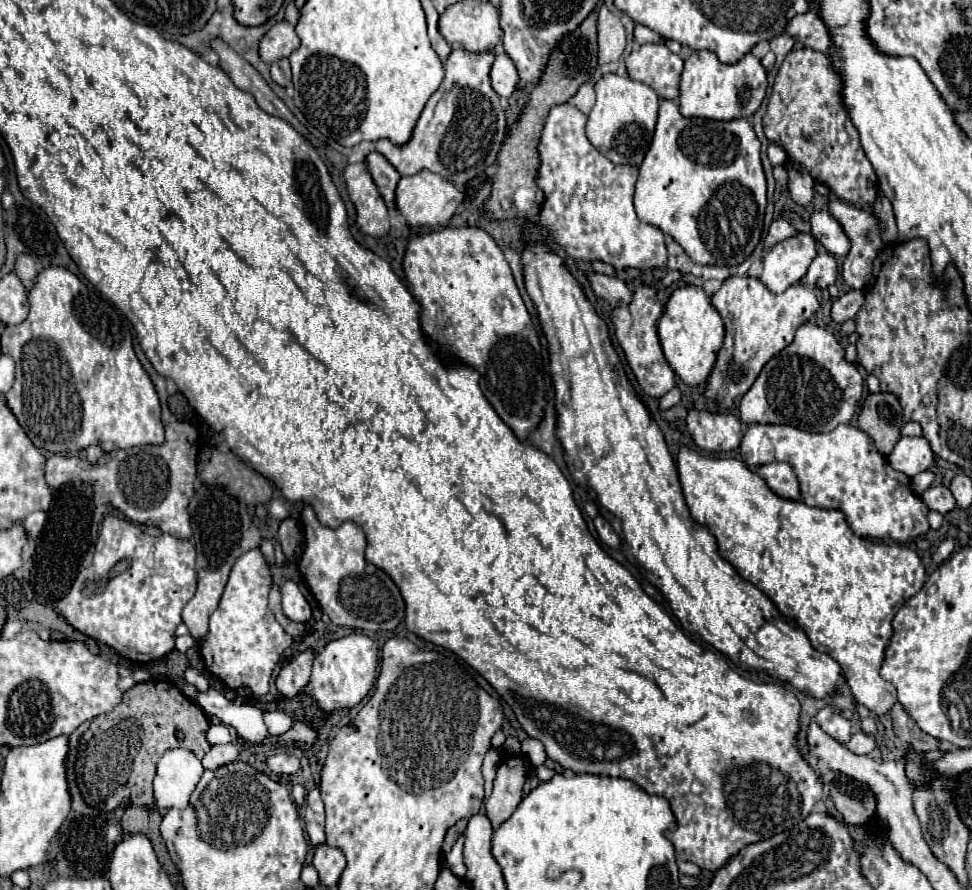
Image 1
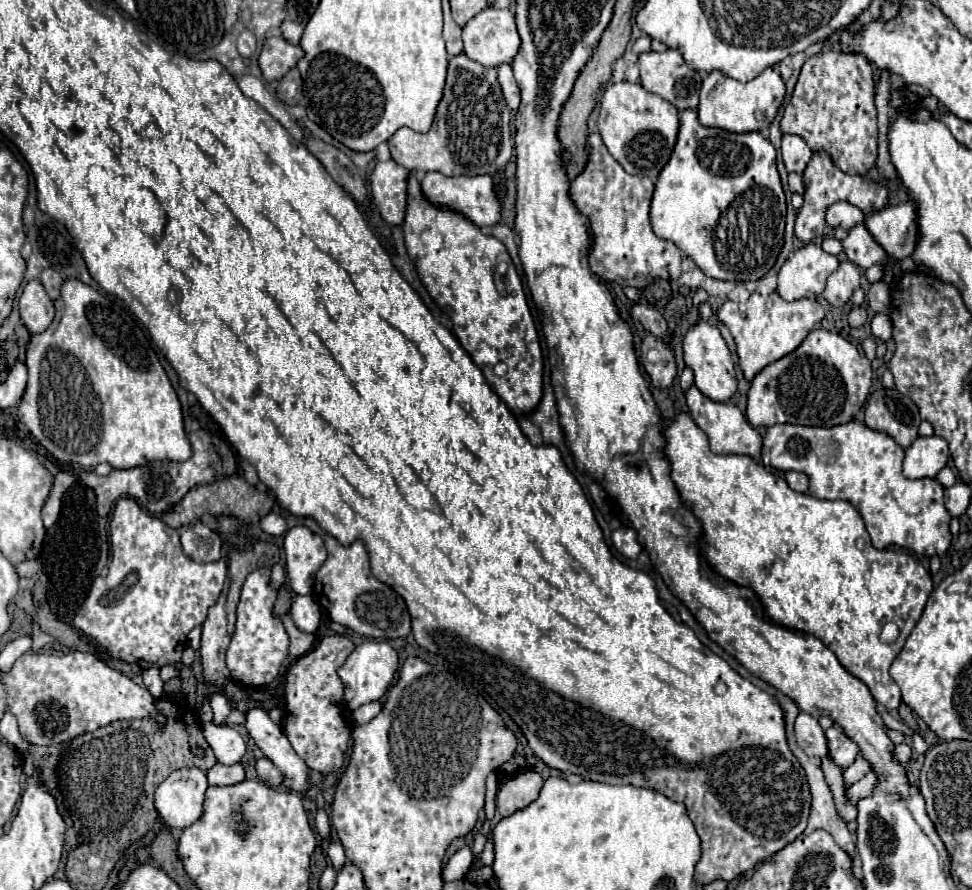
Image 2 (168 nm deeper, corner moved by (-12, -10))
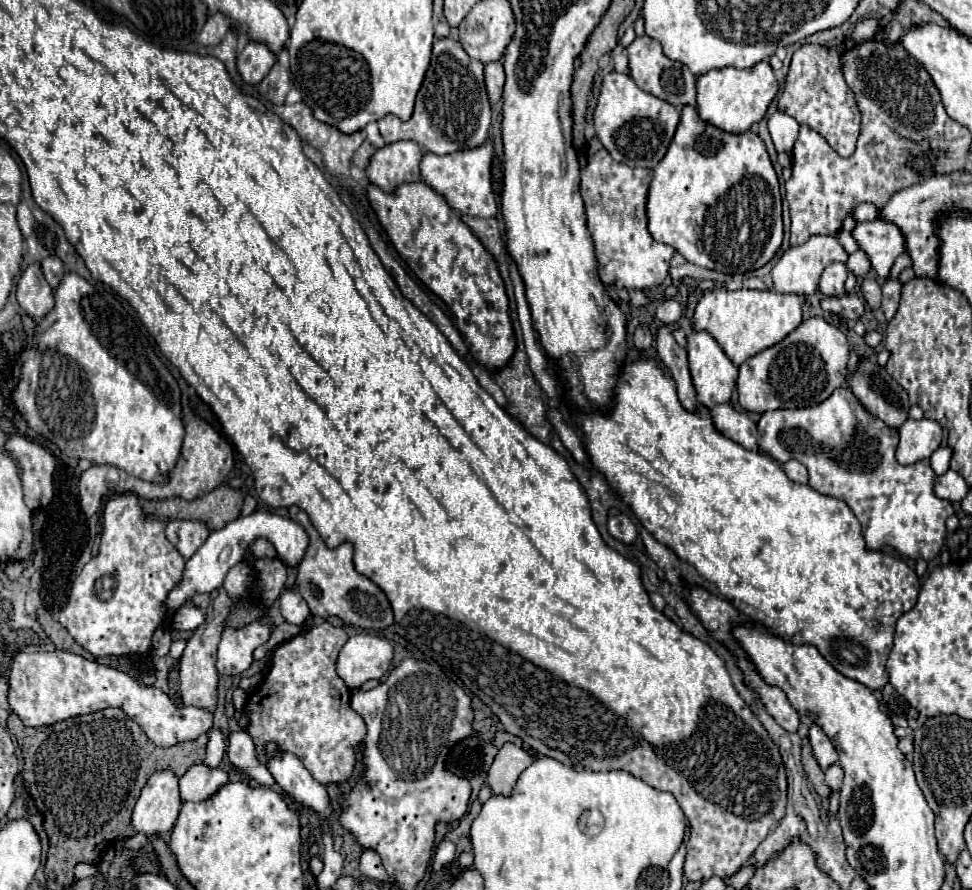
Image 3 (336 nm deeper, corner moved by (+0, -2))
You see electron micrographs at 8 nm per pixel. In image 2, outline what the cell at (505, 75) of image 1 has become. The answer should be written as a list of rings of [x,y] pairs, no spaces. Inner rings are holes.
[[[504,64],[498,68],[498,82],[500,82],[500,88],[502,88],[508,108],[516,110],[520,106],[520,88],[514,80],[514,72],[512,72],[510,64]]]

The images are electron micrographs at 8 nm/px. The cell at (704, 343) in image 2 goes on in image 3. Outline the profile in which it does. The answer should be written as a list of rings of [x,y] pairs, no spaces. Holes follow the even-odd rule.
[[[692,332],[686,336],[686,340],[688,340],[686,352],[688,352],[688,362],[690,362],[690,374],[692,374],[698,400],[708,408],[728,402],[732,388],[736,384],[736,376],[738,376],[736,366],[728,360],[724,350],[718,346],[718,342],[708,332]]]

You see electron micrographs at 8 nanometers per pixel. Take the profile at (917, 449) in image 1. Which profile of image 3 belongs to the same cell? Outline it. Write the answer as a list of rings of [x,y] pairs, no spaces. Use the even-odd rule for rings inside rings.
[[[906,420],[900,426],[900,444],[896,450],[896,460],[902,466],[910,466],[914,462],[926,460],[934,450],[940,448],[942,428],[936,420]]]

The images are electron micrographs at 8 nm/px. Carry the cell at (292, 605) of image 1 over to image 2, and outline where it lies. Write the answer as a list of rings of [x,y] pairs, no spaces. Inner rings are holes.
[[[296,596],[290,608],[292,620],[302,632],[316,632],[320,624],[320,608],[312,596]]]

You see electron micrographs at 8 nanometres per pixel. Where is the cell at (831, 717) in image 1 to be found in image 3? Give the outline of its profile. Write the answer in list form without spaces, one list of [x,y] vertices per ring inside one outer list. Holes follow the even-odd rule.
[[[814,724],[814,726],[810,728],[808,738],[810,738],[810,744],[812,744],[812,750],[814,750],[814,756],[816,756],[816,760],[818,760],[818,764],[820,764],[822,770],[826,770],[828,766],[832,766],[832,764],[838,762],[838,752],[834,750],[830,738],[820,730],[820,726]]]

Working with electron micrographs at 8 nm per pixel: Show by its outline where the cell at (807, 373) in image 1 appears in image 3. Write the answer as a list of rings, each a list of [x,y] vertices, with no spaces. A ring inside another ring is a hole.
[[[822,318],[804,320],[782,342],[762,350],[738,366],[738,404],[746,412],[808,408],[826,400],[846,382],[850,346],[846,336]]]

